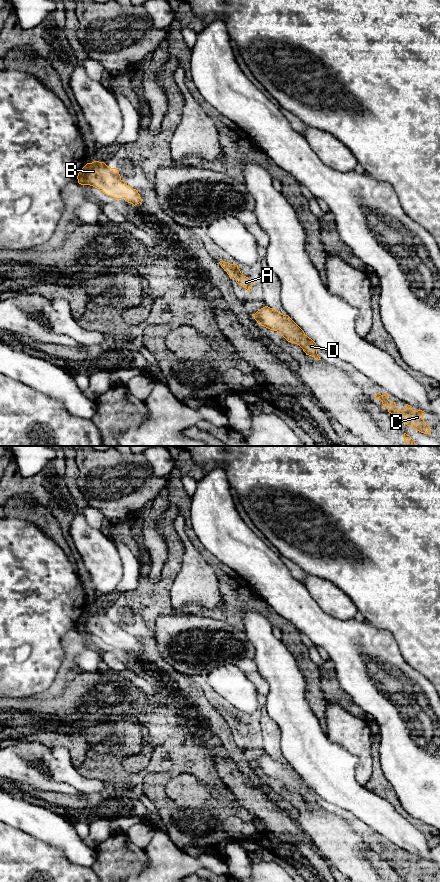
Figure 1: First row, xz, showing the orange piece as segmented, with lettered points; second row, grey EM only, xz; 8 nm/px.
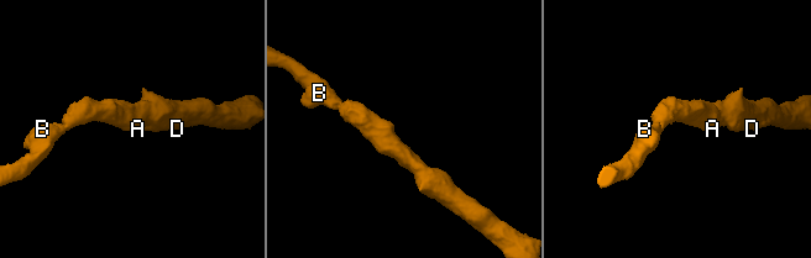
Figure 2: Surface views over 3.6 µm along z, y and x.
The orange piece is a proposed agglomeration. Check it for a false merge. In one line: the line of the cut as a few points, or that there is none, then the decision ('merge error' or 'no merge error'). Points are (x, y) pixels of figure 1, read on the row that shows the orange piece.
no cut | no merge error

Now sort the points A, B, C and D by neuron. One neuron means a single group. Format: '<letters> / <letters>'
A B C D

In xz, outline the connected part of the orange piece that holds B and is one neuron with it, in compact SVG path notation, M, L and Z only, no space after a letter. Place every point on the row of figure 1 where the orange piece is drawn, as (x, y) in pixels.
M104 162L87 163L78 173L77 179L81 185L93 186L115 199L125 198L134 206L142 202L138 191L121 179L117 168L111 168Z

